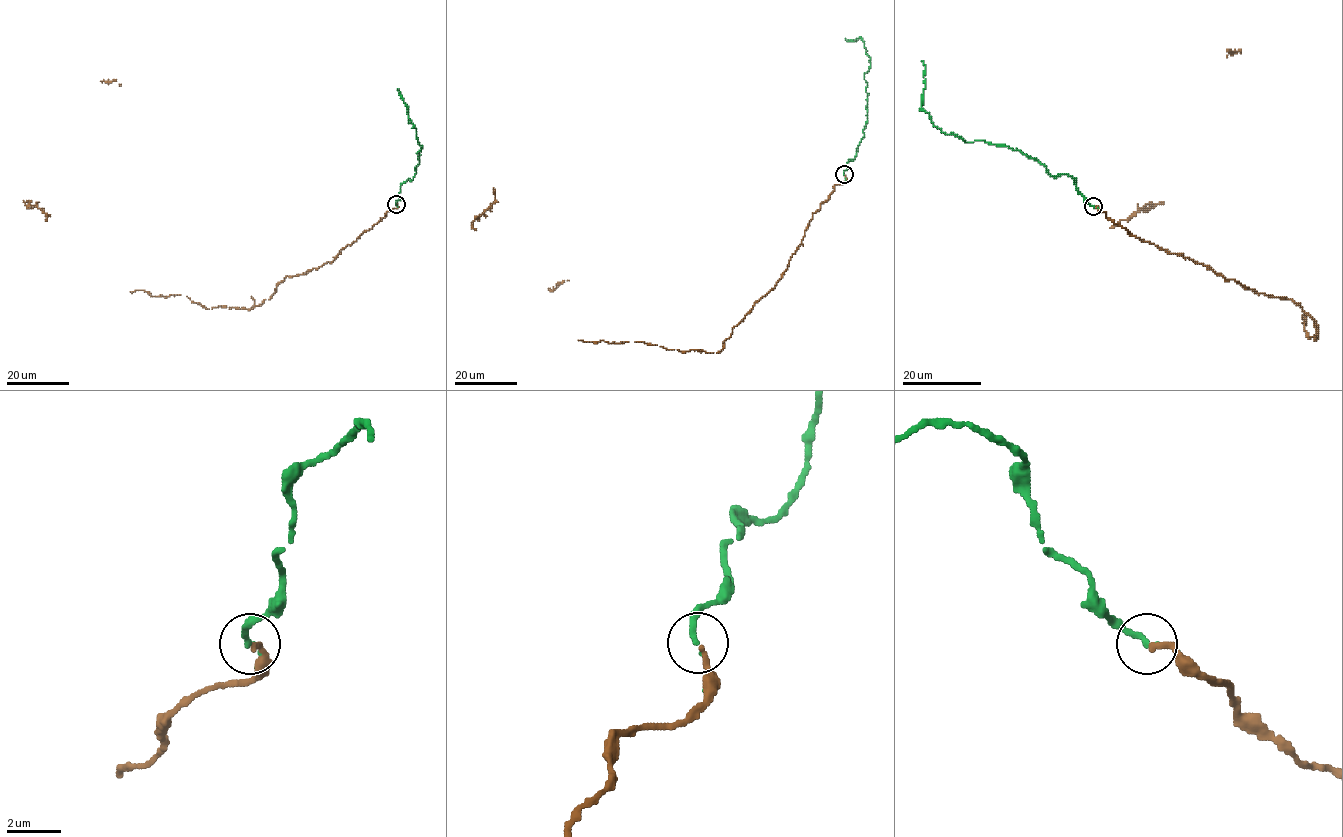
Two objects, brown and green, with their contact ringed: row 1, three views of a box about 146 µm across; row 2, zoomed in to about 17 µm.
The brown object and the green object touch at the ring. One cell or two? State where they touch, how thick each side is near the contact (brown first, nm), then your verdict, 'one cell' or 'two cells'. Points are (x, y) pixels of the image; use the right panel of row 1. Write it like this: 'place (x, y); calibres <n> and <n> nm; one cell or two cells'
place (1093, 206); calibres 240 and 240 nm; one cell

